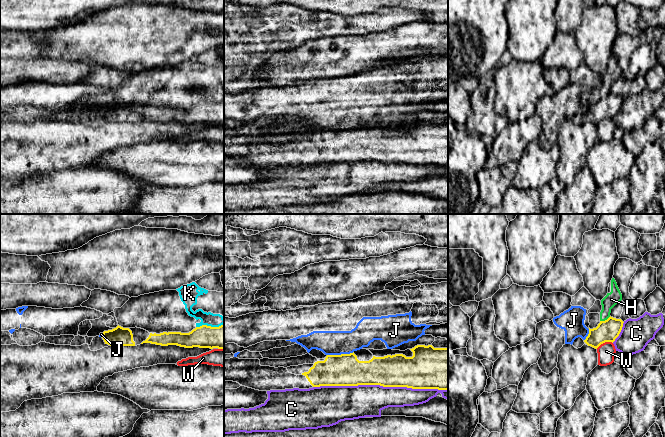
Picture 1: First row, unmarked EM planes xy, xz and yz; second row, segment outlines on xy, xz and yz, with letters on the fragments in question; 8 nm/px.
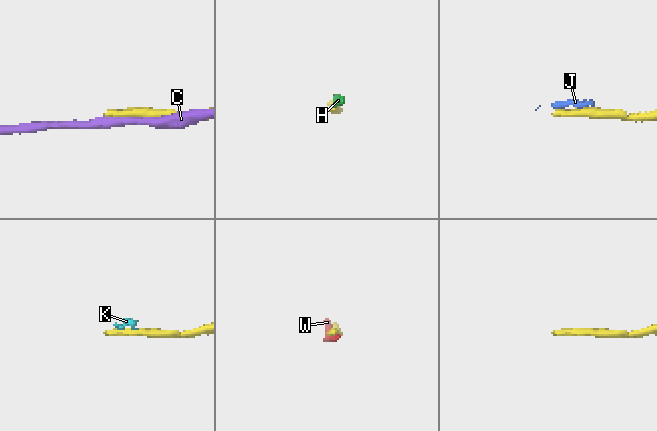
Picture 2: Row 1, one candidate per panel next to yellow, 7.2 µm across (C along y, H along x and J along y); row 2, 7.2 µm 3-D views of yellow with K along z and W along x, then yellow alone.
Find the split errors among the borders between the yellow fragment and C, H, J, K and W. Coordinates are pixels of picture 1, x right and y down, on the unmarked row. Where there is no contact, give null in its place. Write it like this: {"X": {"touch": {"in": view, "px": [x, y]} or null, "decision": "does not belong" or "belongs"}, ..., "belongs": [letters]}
{"C": {"touch": {"in": "xz", "px": [380, 161]}, "decision": "does not belong"}, "H": {"touch": {"in": "yz", "px": [605, 96]}, "decision": "does not belong"}, "J": {"touch": {"in": "xz", "px": [341, 130]}, "decision": "does not belong"}, "K": {"touch": {"in": "xy", "px": [209, 102]}, "decision": "does not belong"}, "W": {"touch": {"in": "yz", "px": [604, 118]}, "decision": "does not belong"}, "belongs": []}

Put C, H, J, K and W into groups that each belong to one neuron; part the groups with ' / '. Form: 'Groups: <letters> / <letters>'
Groups: C / H K / J / W

